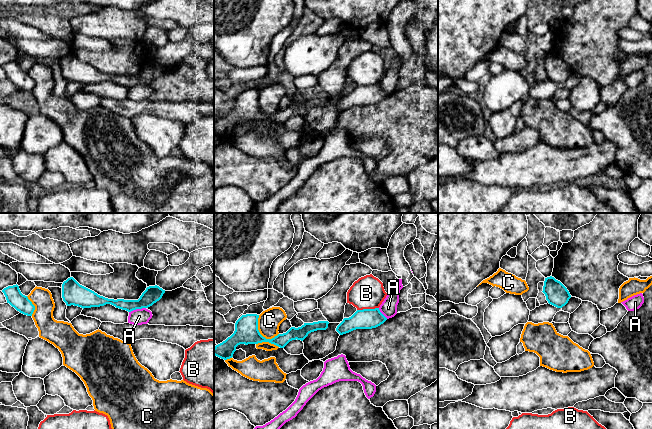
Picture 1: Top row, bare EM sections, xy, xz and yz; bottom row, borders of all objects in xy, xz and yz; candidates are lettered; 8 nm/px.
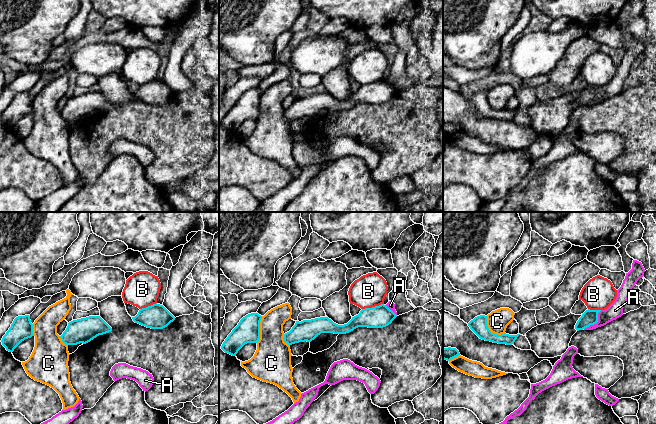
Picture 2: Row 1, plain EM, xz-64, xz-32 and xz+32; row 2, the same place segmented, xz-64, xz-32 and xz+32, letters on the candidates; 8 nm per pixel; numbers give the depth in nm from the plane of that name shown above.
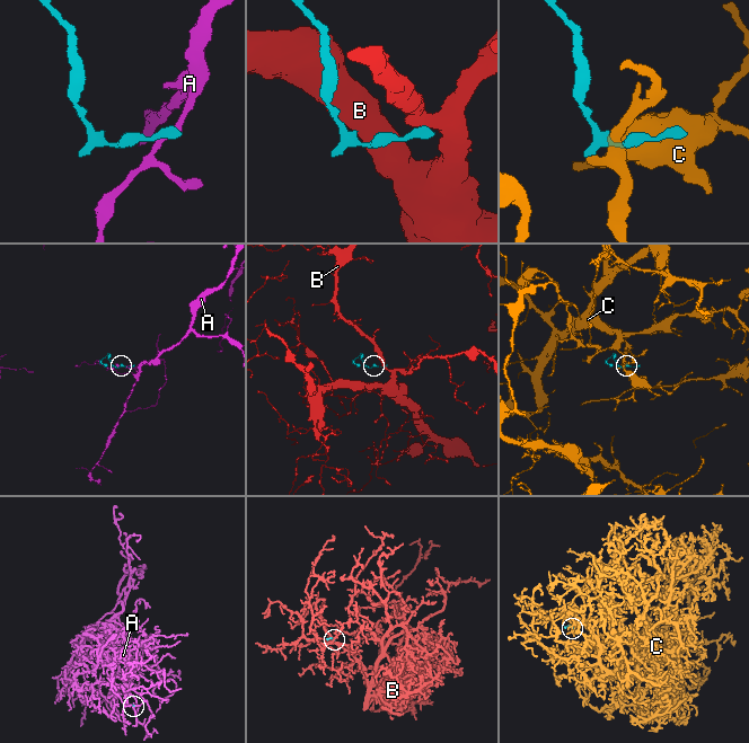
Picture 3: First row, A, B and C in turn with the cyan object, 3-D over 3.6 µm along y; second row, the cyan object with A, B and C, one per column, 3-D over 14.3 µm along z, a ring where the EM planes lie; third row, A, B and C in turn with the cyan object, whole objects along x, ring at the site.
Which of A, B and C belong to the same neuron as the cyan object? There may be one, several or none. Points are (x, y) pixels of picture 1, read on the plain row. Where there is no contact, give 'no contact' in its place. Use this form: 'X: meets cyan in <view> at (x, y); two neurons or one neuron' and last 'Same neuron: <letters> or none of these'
A: meets cyan in xy at (137, 84); two neurons
B: meets cyan in xz at (367, 85); two neurons
C: meets cyan in xz at (259, 108); two neurons
Same neuron: none of these

